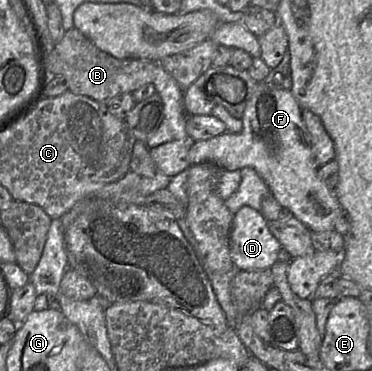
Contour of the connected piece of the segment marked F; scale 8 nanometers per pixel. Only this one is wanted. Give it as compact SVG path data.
M258 82L241 118L242 130L191 142L190 166L212 163L228 171L251 167L266 182L277 202L311 231L334 230L336 220L344 210L333 185L318 175L318 167L307 141L302 110L290 90L276 89Z

